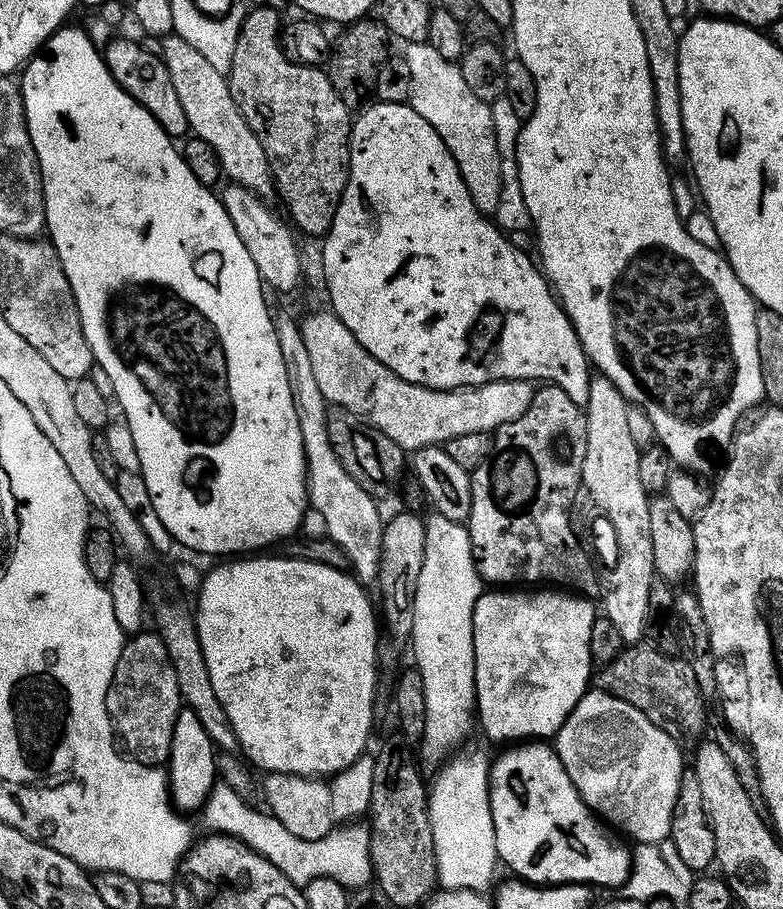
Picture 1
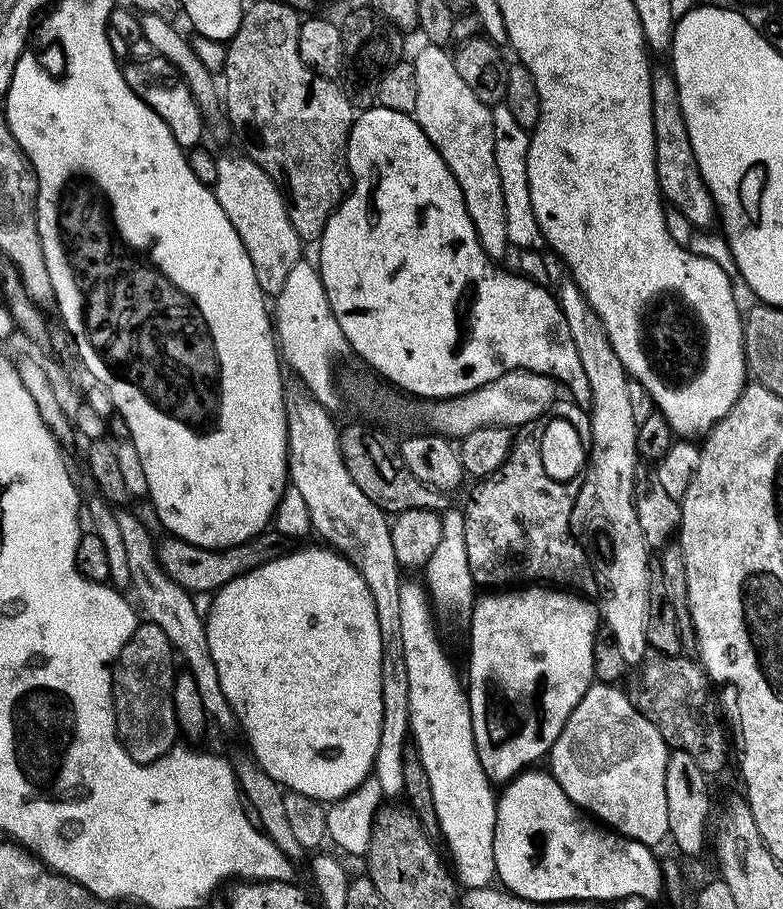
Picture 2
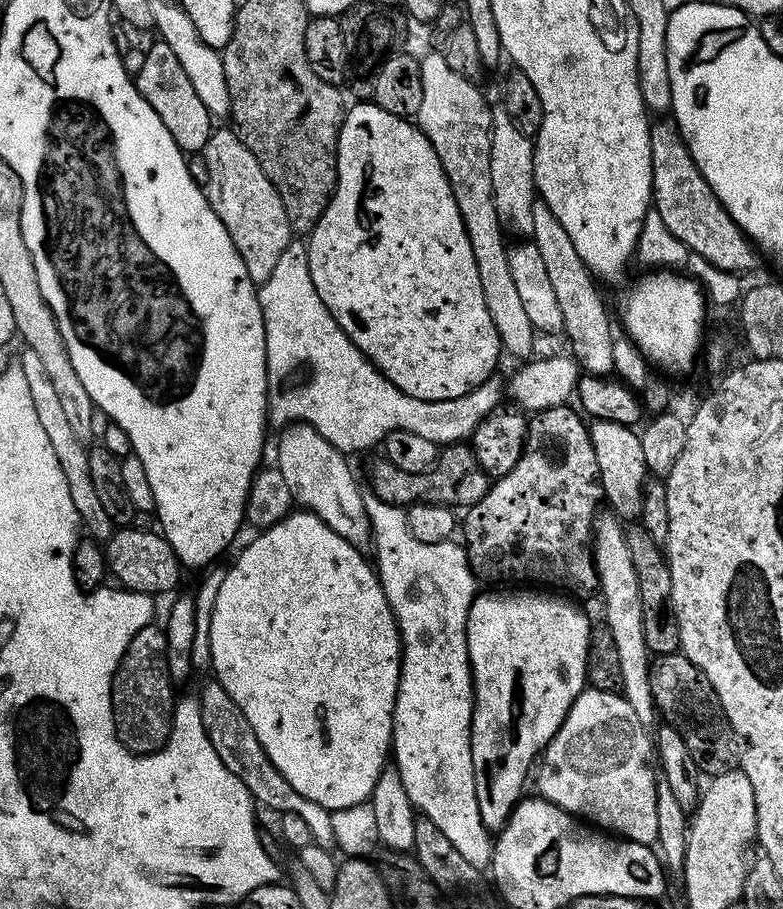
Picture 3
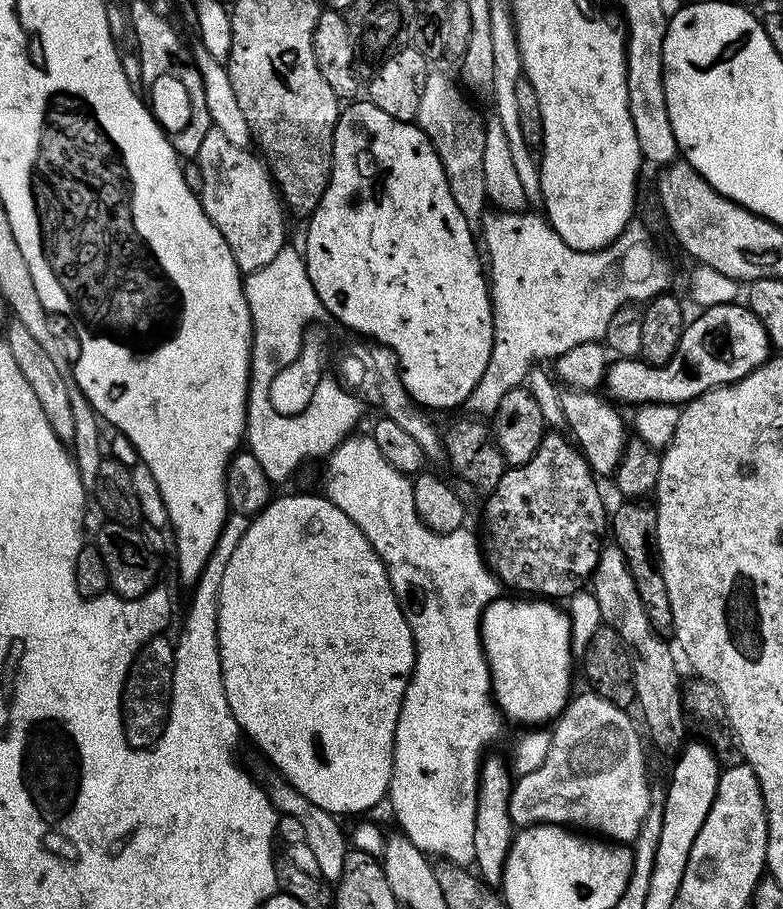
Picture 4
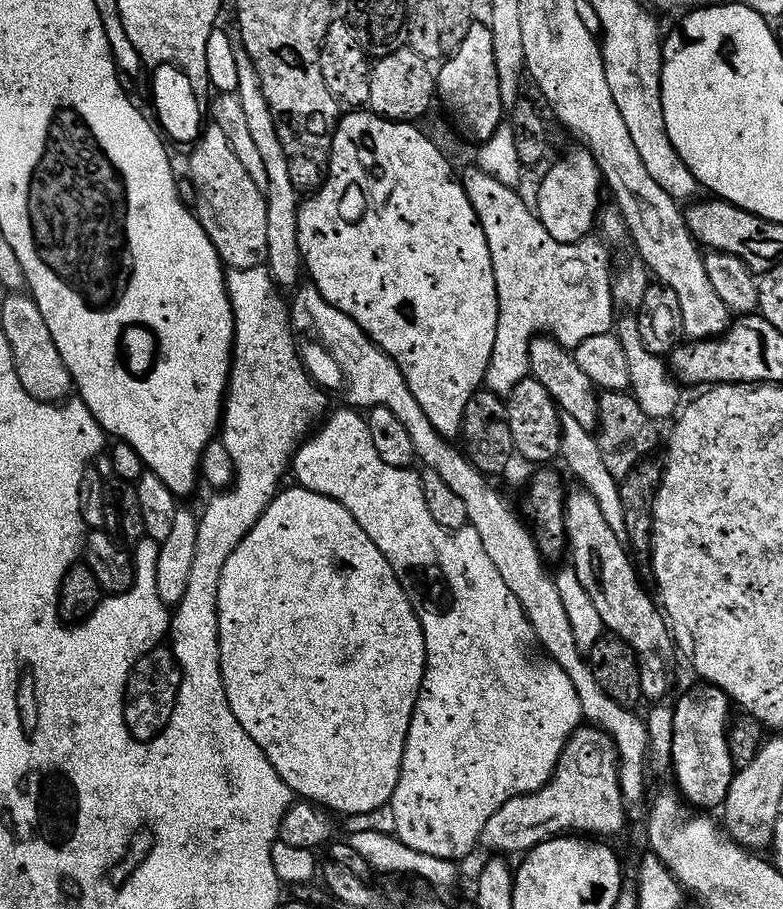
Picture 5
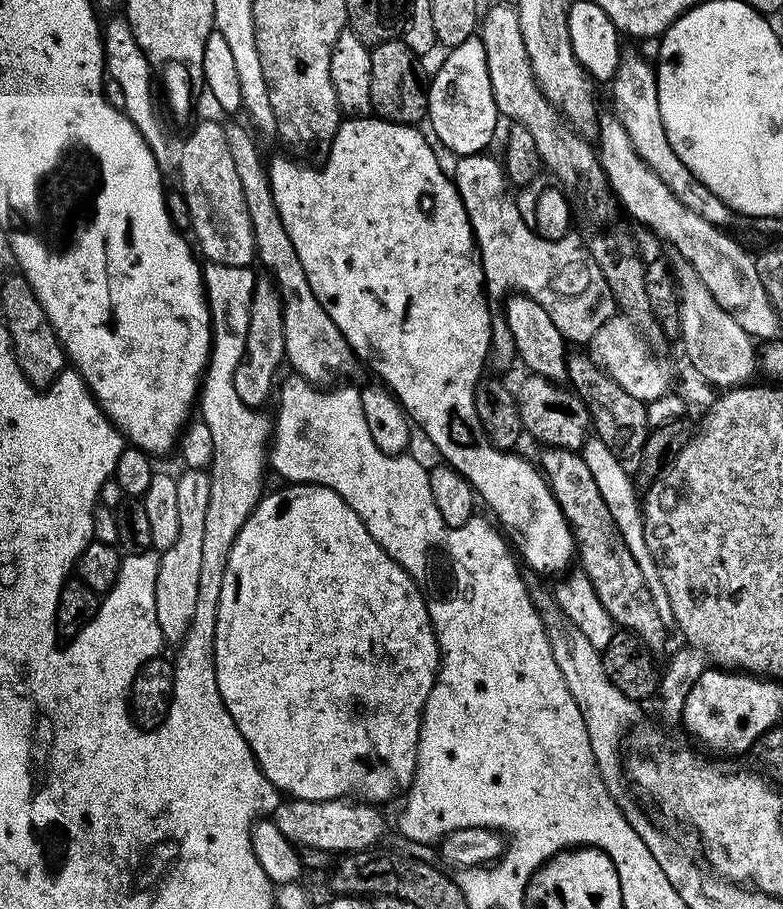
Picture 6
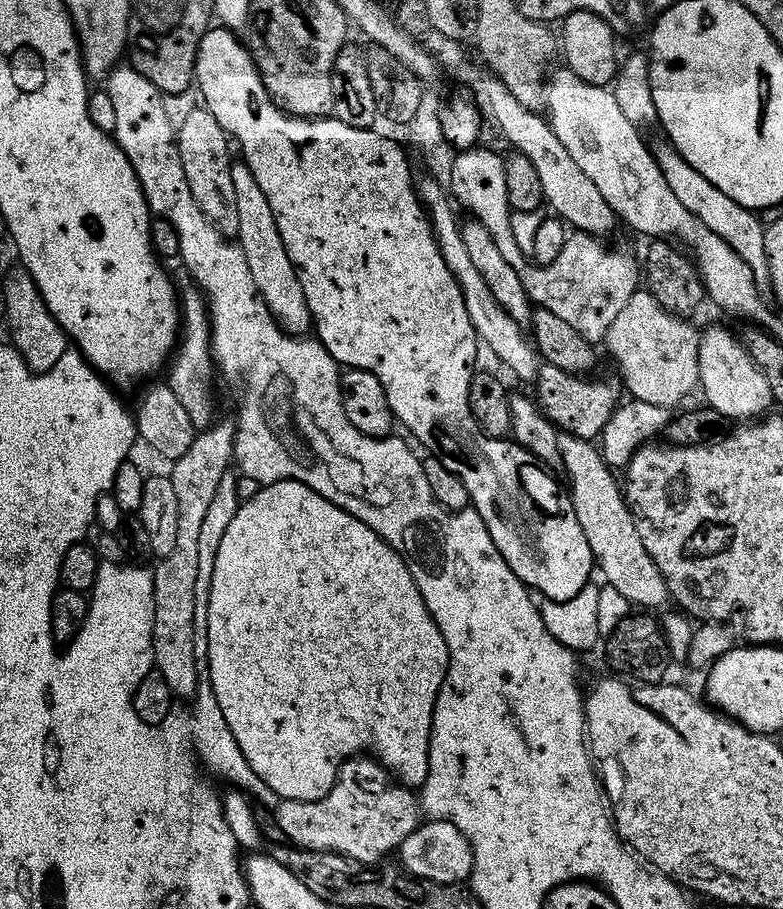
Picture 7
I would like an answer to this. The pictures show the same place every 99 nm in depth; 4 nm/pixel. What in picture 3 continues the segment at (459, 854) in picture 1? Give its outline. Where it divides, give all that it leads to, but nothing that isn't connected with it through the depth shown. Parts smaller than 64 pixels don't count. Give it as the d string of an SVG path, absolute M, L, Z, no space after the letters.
M369 495L365 499L364 506L368 514L369 525L372 528L371 547L374 551L376 550L376 560L374 556L376 575L380 577L380 585L384 588L386 598L392 607L392 613L396 615L396 625L400 627L400 647L402 649L400 658L400 685L398 686L396 705L392 715L391 753L394 755L394 767L398 774L401 775L401 780L406 788L406 794L409 795L410 802L413 804L415 811L423 819L434 822L434 826L438 826L438 830L442 830L442 834L446 834L446 838L450 838L450 843L462 853L462 858L466 858L466 862L470 862L478 869L487 869L492 862L494 840L490 832L484 828L482 821L480 821L478 802L474 794L474 766L470 758L470 738L472 737L472 663L468 660L466 622L470 614L470 606L478 595L476 575L472 573L472 568L468 564L468 554L463 543L457 542L455 539L443 540L437 544L418 542L418 538L414 538L414 534L410 534L408 513L401 505L387 504L376 496Z

